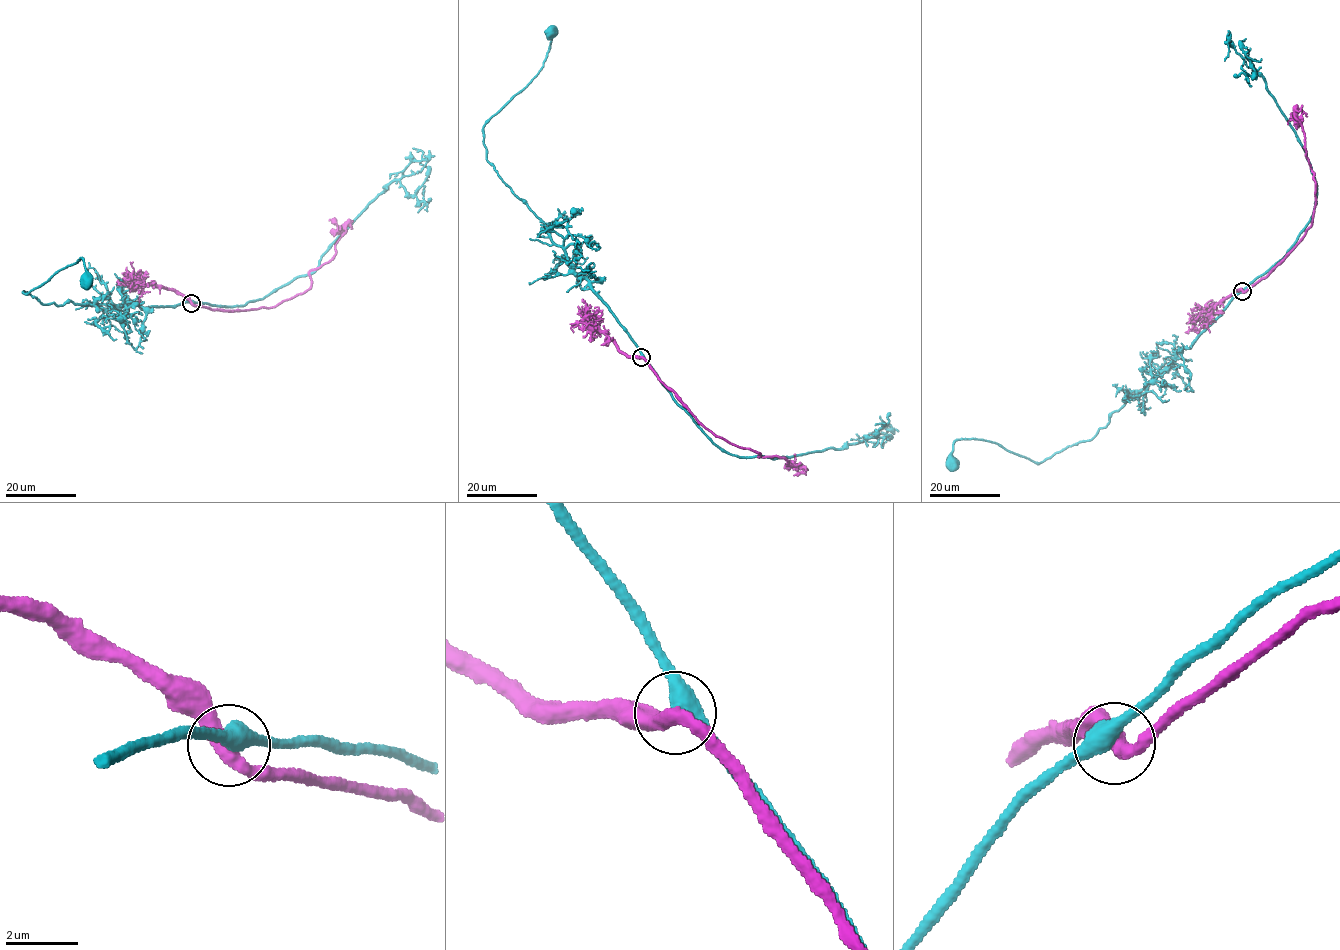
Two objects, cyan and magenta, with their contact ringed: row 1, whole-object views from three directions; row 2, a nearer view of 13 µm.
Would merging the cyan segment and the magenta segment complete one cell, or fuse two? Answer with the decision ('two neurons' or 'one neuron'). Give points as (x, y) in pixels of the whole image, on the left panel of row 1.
two neurons

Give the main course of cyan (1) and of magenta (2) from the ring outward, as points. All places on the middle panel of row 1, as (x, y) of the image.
1: (641, 356), (614, 314), (574, 270), (545, 224), (486, 159), (483, 127), (543, 66), (550, 33)
2: (641, 357), (706, 428), (760, 453), (759, 457), (777, 456), (788, 465), (799, 463), (785, 467)

